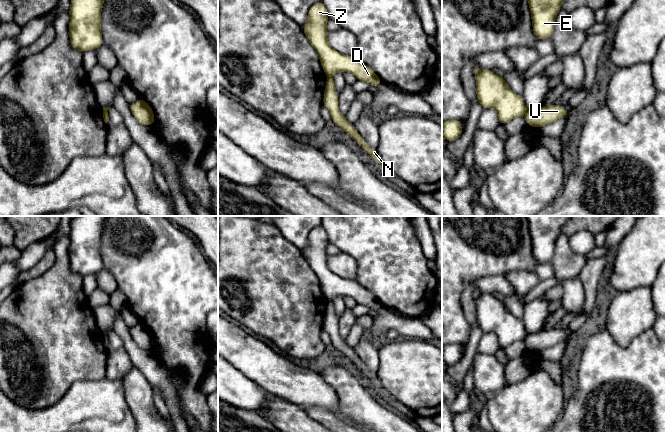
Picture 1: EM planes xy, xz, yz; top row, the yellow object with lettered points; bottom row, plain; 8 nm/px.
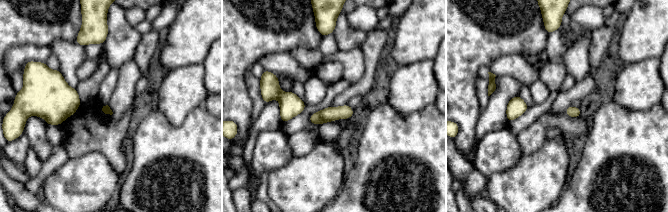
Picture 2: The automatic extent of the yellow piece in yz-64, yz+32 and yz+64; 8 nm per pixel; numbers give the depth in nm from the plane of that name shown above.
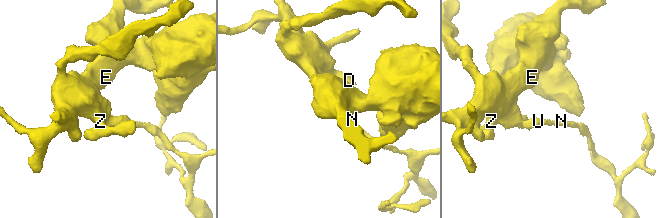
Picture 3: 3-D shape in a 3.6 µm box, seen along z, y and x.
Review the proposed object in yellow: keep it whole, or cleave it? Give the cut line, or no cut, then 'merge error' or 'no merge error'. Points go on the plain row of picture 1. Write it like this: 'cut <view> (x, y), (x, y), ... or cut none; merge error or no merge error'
cut xz (327, 299), (331, 300); merge error

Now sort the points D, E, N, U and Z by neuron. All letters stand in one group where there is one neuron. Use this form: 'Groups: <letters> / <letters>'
Groups: D E Z / N U

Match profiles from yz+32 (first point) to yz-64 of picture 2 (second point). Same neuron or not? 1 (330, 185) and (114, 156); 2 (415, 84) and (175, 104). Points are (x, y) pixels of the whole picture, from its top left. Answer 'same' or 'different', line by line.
1: different
2: same

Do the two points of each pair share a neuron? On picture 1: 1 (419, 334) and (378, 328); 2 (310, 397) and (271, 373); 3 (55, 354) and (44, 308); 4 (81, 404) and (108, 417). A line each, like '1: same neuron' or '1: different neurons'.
1: same neuron
2: same neuron
3: same neuron
4: same neuron

